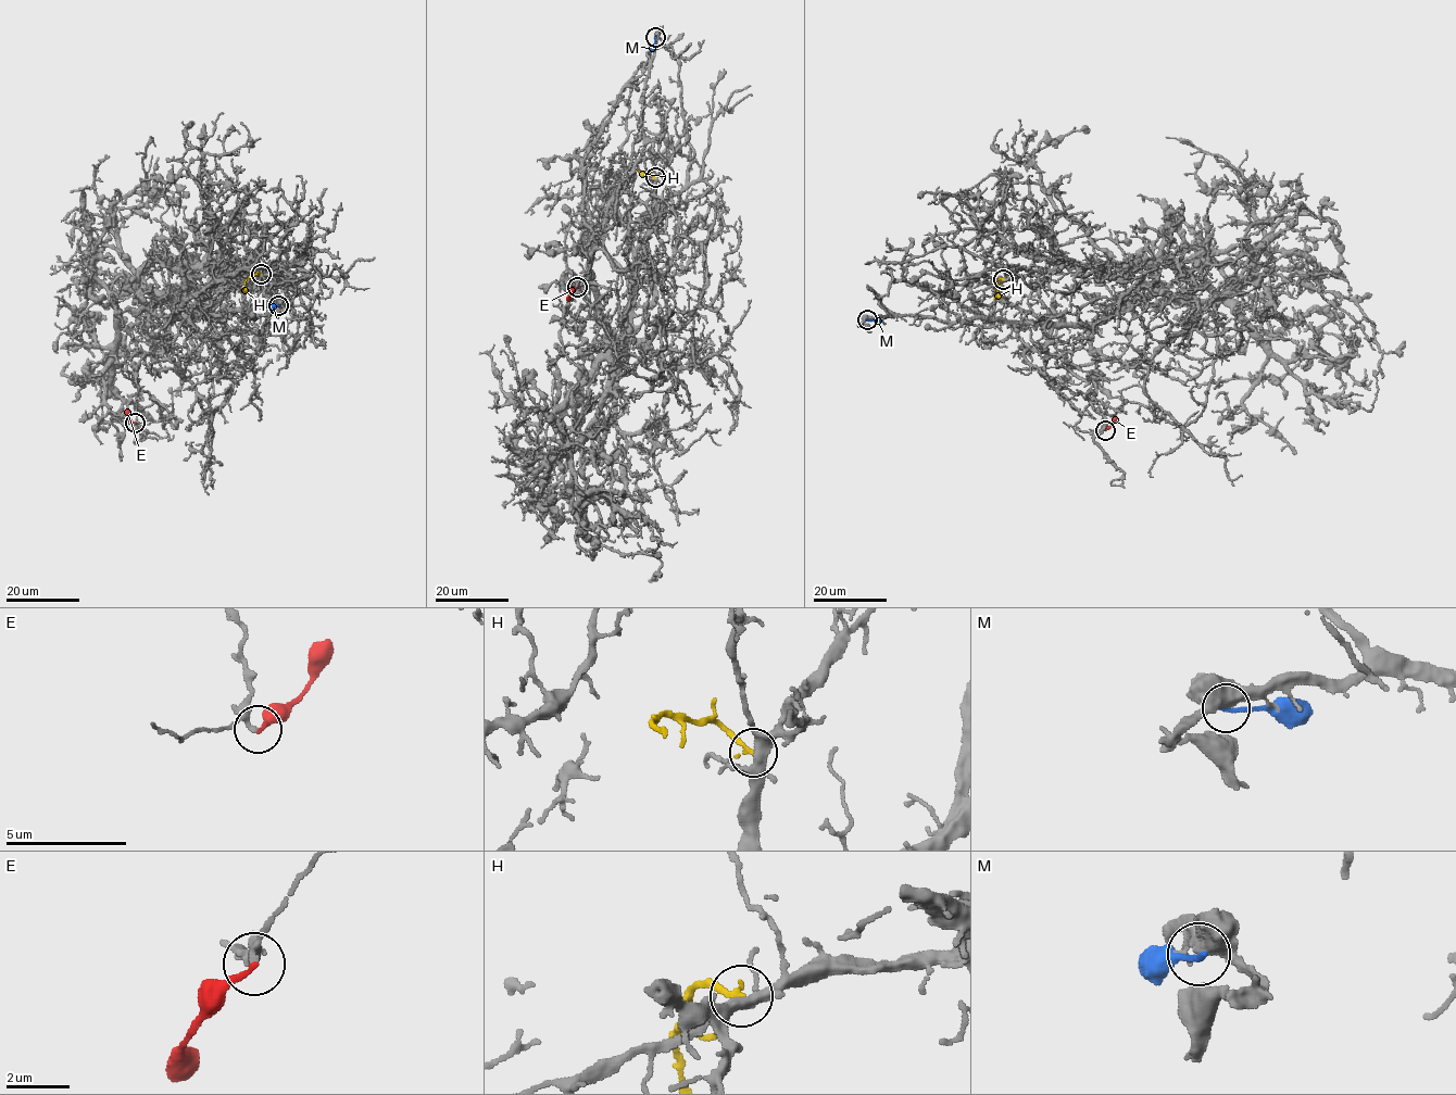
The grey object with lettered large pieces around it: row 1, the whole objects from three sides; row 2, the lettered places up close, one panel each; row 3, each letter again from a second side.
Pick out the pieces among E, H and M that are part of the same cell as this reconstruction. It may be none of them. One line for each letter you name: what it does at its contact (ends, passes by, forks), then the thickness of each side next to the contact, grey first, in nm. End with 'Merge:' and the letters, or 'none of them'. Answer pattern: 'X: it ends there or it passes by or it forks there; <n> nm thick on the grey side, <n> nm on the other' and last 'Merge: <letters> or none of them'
E: it ends there; 150 nm thick on the grey side, 170 nm on the other
Merge: E

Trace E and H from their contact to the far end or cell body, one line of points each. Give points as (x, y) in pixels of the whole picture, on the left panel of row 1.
E: (135, 423), (126, 416), (127, 410)
H: (261, 274), (250, 275), (241, 291)

